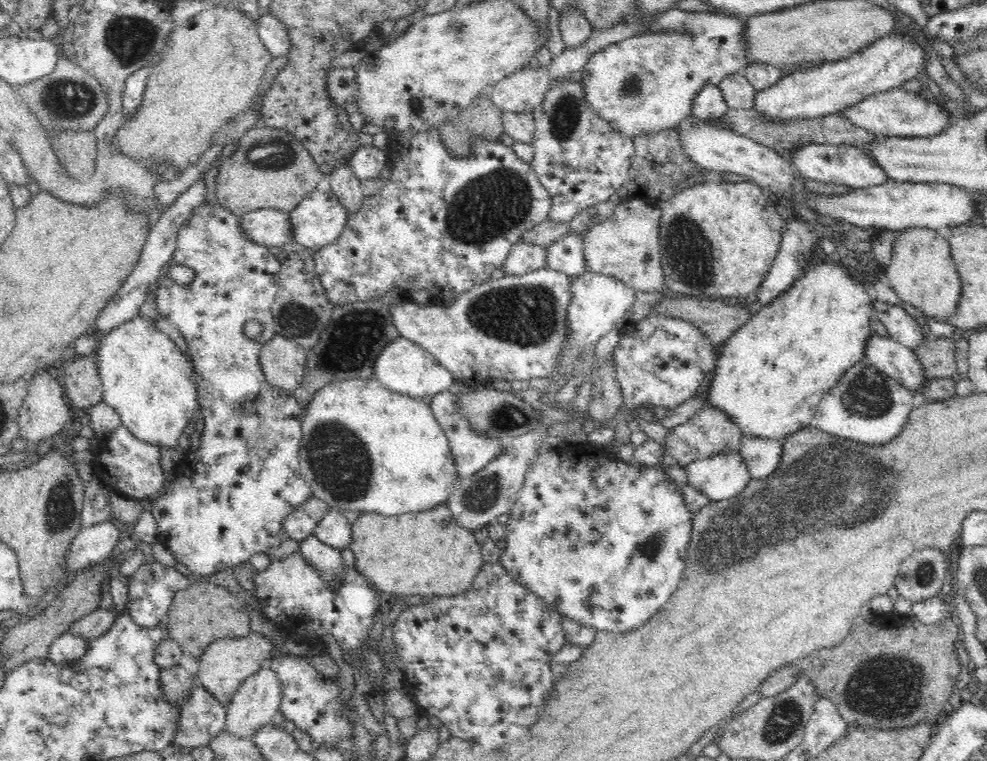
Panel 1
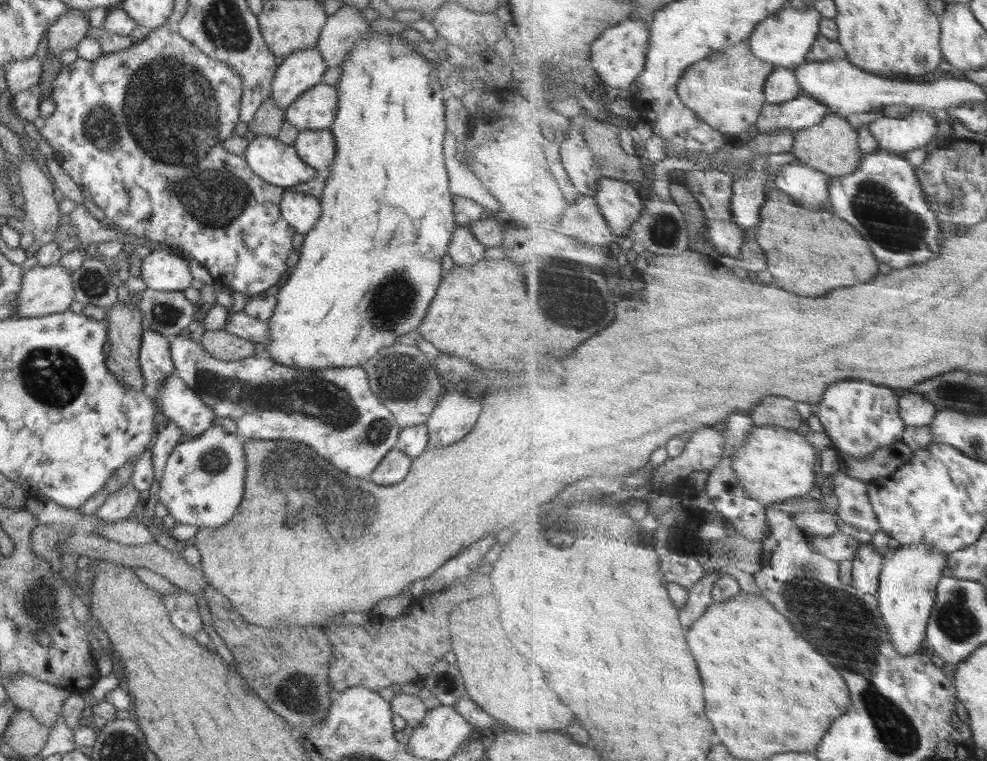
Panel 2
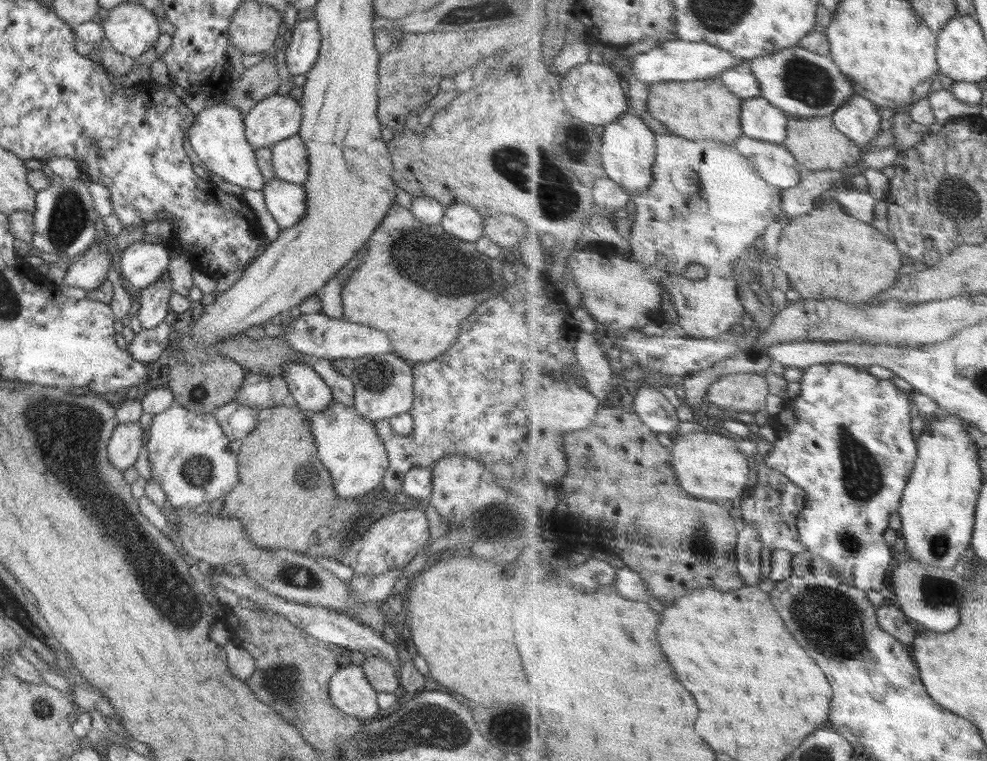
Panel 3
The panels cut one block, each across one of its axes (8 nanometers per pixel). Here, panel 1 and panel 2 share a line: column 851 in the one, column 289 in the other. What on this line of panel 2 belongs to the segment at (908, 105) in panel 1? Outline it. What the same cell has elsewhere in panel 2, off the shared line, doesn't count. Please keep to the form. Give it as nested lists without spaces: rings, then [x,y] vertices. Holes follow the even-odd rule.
[[[318,83],[298,96],[284,112],[285,120],[299,131],[322,131],[332,127],[337,110],[337,87]]]

